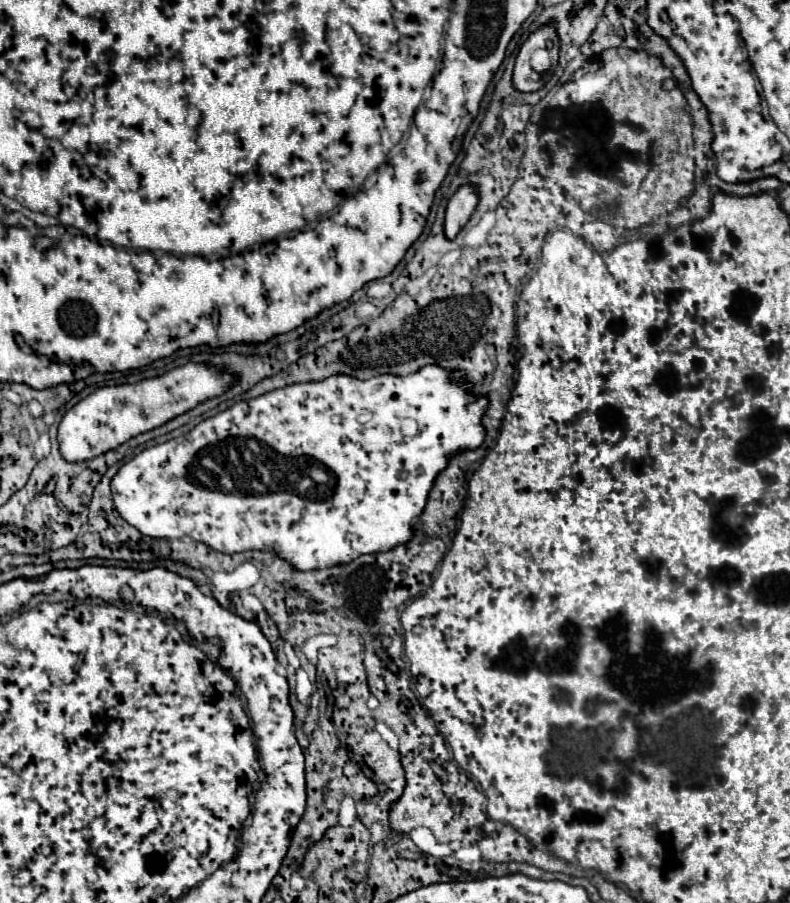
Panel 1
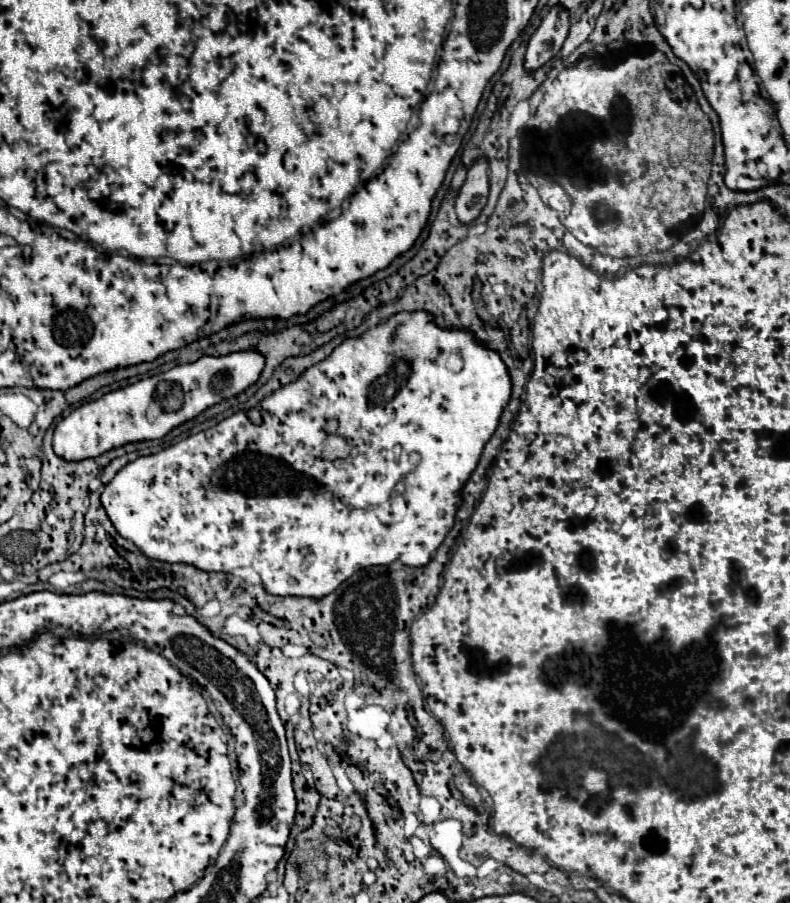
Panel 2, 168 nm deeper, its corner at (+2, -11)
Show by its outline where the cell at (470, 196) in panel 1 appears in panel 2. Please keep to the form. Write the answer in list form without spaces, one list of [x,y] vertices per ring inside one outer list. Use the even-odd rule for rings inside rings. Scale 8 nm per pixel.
[[[479,158],[475,160],[475,164],[471,164],[467,180],[459,190],[455,204],[457,218],[463,224],[473,222],[487,202],[487,194],[489,194],[489,164],[487,158]]]

